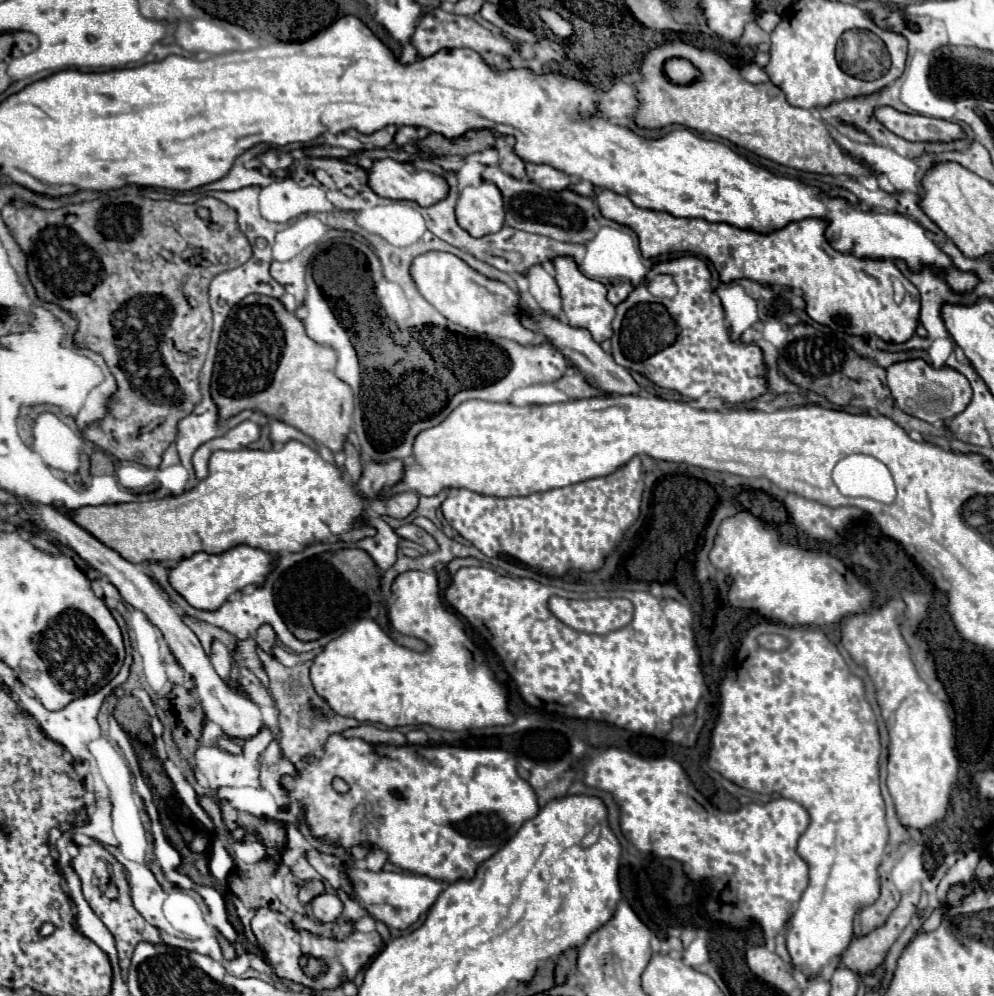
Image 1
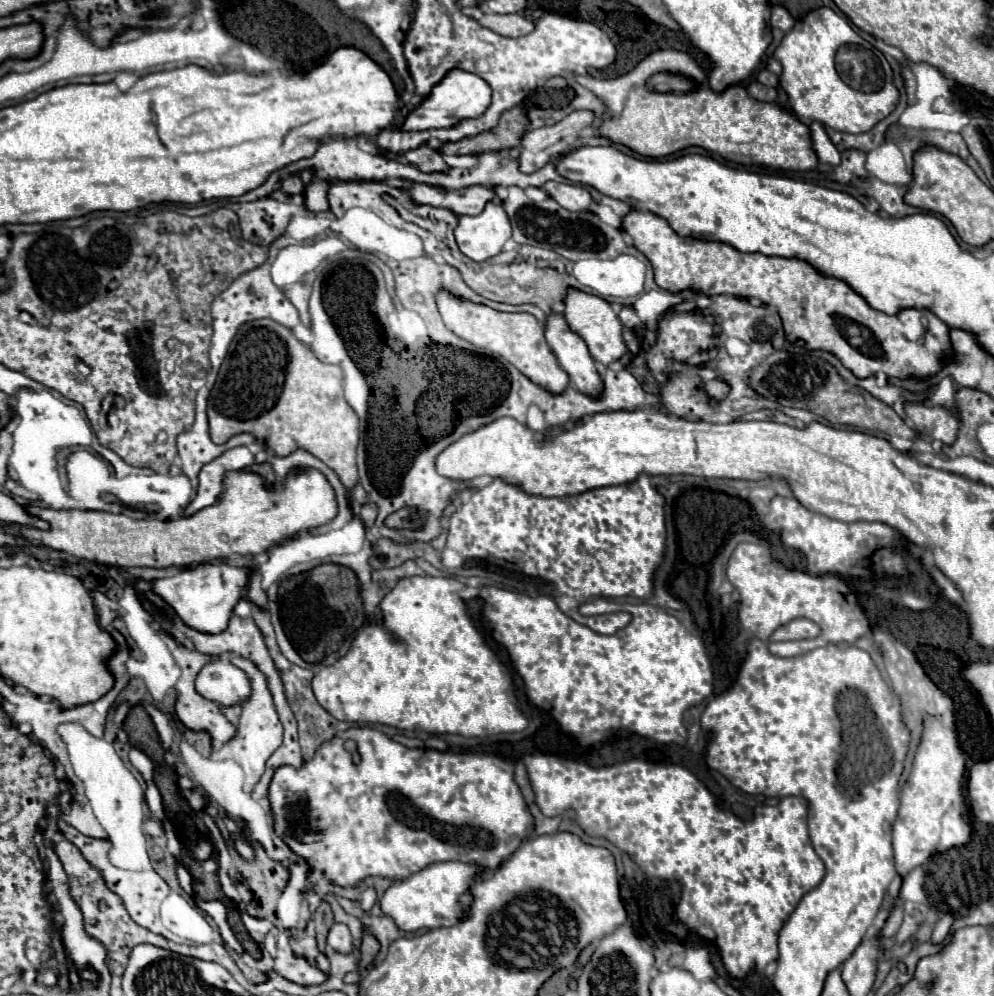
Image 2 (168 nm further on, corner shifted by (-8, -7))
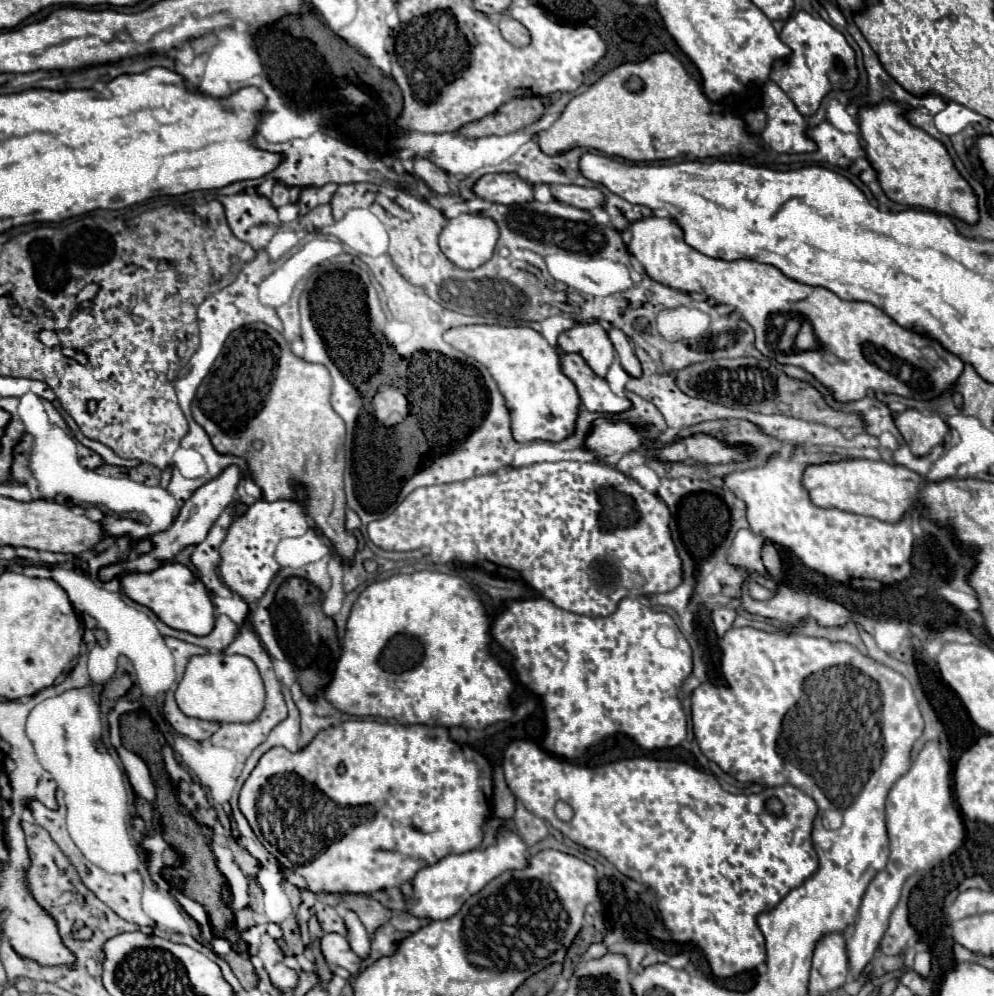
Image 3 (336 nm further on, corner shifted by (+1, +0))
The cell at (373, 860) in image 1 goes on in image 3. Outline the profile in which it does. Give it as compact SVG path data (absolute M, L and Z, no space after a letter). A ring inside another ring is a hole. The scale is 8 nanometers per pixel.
M347 908L345 914L341 914L341 918L343 918L345 928L347 928L347 936L345 936L345 938L347 938L349 946L351 946L351 950L353 950L361 960L369 958L371 940L369 940L369 934L367 934L365 926L359 922L357 914L355 914L351 908Z

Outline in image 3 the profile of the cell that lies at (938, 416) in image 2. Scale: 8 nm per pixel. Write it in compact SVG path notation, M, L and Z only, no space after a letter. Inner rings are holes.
M917 410L901 412L895 418L895 426L915 456L927 456L931 448L941 444L949 432L949 426L939 416L923 416Z

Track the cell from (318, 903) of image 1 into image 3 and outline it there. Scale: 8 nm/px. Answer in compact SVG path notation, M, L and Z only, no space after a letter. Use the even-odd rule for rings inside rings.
M325 934L321 938L321 952L323 952L329 966L341 966L341 968L349 970L351 976L357 976L361 972L361 960L349 948L349 944L343 936Z

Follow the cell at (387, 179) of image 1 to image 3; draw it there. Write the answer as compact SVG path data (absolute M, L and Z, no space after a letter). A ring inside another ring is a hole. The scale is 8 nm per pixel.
M515 172L483 176L475 186L475 194L489 202L497 202L497 204L535 200L533 186Z

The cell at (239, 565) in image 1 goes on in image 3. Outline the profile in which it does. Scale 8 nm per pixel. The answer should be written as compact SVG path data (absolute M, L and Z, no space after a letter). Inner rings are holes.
M167 562L161 568L147 574L125 574L121 576L121 592L133 602L147 606L157 614L169 628L183 630L195 636L207 636L215 626L215 606L205 584L191 574L191 570L177 562Z

